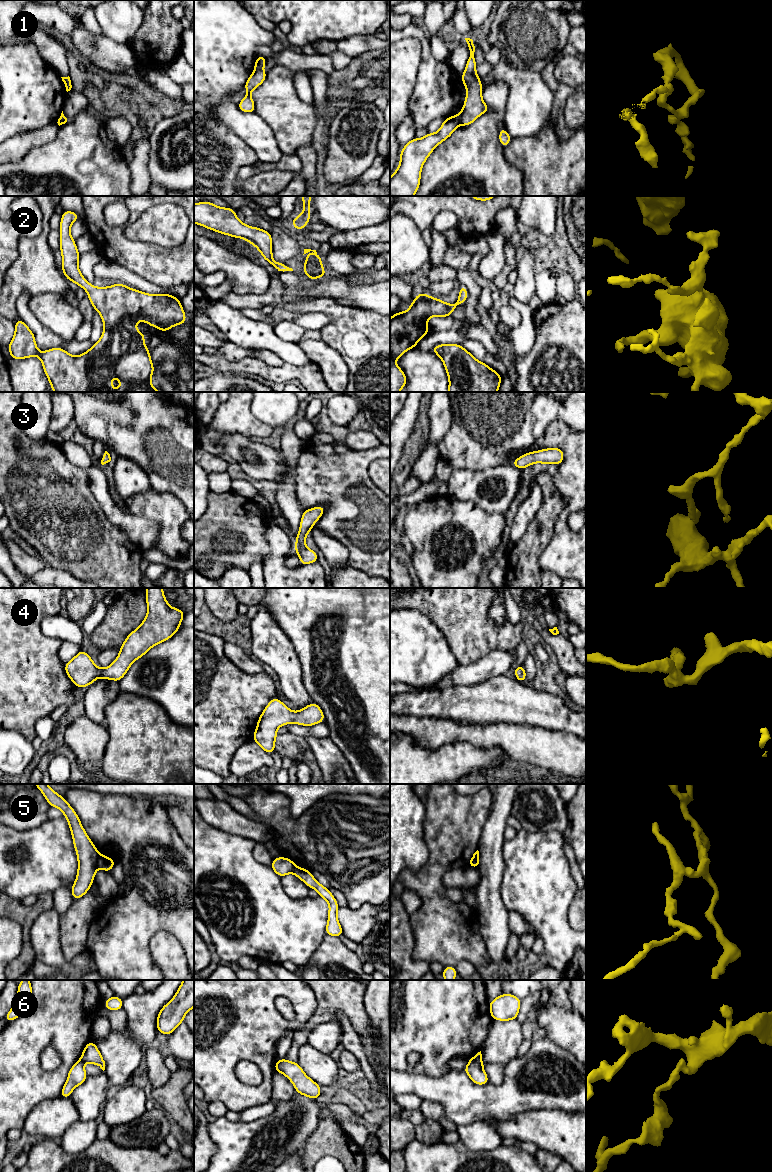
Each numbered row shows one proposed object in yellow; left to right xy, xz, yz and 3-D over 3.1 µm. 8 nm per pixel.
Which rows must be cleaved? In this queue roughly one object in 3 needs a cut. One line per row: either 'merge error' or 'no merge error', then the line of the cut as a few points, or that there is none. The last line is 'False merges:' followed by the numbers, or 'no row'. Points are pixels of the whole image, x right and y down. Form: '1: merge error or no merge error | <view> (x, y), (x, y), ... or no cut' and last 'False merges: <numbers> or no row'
1: merge error | yz (459, 115), (461, 124)
2: no merge error | no cut
3: no merge error | no cut
4: no merge error | no cut
5: merge error | xy (100, 855), (97, 867)
6: merge error | xy (80, 1058), (84, 1062)
False merges: 1, 5, 6

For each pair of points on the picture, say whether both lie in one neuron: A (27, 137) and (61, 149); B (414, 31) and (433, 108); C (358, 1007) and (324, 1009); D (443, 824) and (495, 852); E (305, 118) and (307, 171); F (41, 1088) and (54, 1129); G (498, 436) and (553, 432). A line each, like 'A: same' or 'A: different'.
A: different
B: same
C: same
D: different
E: different
F: different
G: different

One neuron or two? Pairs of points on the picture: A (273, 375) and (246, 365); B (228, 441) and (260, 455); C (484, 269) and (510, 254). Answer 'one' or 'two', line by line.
A: one
B: one
C: two

